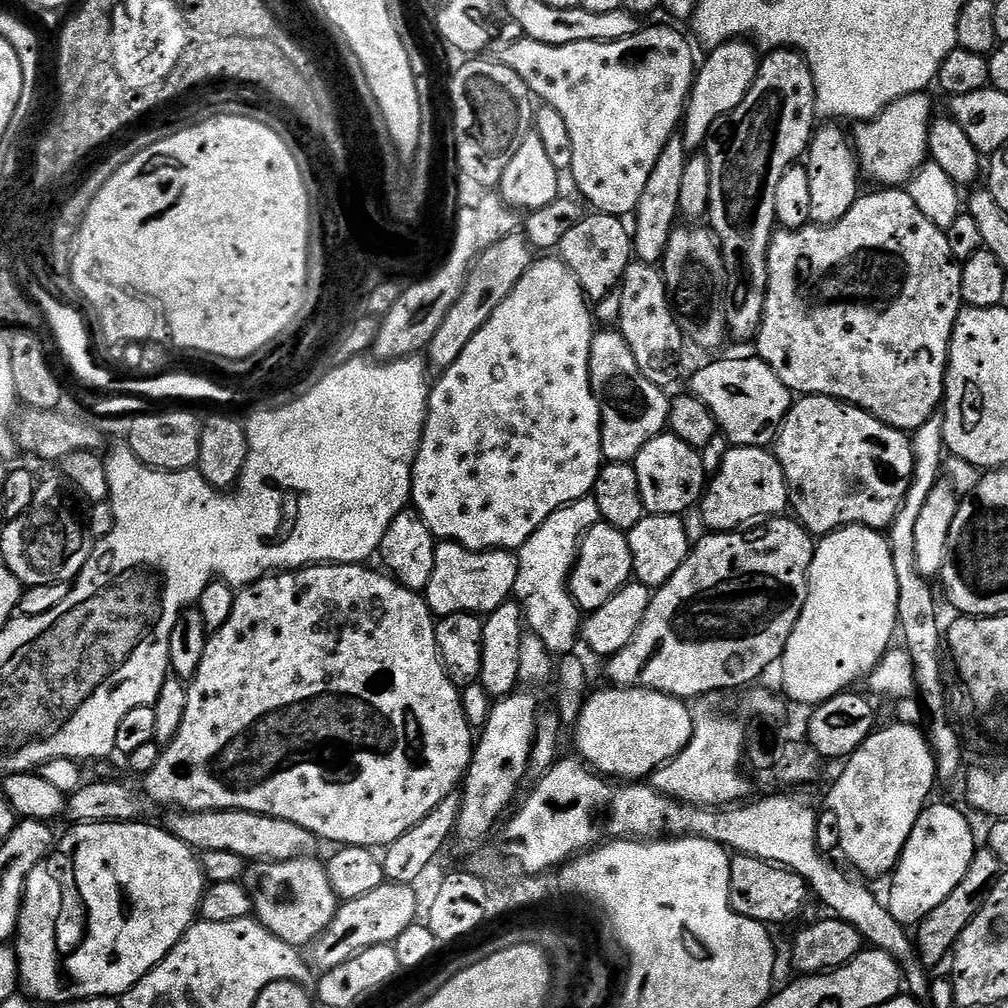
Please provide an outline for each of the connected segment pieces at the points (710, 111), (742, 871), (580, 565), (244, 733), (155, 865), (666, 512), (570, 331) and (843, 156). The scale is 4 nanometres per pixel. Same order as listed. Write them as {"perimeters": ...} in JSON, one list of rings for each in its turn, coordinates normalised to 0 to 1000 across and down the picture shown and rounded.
{"perimeters":[[[[731,38],[705,49],[698,63],[696,60],[687,81],[687,91],[683,95],[677,120],[679,143],[684,149],[697,148],[698,140],[701,139],[708,121],[712,121],[712,117],[728,109],[728,105],[732,105],[732,101],[740,97],[750,76],[750,70],[754,67],[755,57],[750,56],[749,50],[751,51],[741,39]]],[[[730,847],[726,849],[724,859],[724,895],[732,907],[745,913],[751,913],[763,919],[778,917],[786,913],[798,901],[798,896],[804,893],[802,876],[790,865],[765,853],[757,853],[751,849]]],[[[598,518],[588,522],[576,536],[571,558],[563,571],[563,584],[576,608],[593,607],[627,574],[627,551],[622,531]]],[[[311,560],[278,565],[235,586],[228,613],[224,613],[224,617],[207,630],[200,657],[187,679],[185,708],[181,712],[181,720],[177,720],[177,728],[168,738],[162,739],[157,760],[142,771],[143,786],[153,797],[160,798],[163,804],[180,806],[244,804],[284,812],[284,815],[293,815],[308,823],[318,834],[330,833],[333,839],[350,837],[380,843],[415,819],[415,815],[419,815],[419,812],[423,812],[435,796],[457,781],[468,755],[470,724],[462,716],[462,708],[458,704],[457,684],[442,669],[437,656],[433,615],[418,588],[408,587],[380,566],[372,567],[365,563],[369,562]]],[[[112,815],[110,817],[80,817],[70,818],[71,822],[63,830],[57,832],[54,843],[45,849],[34,863],[30,863],[27,873],[24,874],[24,894],[20,896],[20,913],[16,917],[14,939],[18,957],[18,976],[31,991],[37,994],[49,992],[52,996],[63,996],[77,992],[88,992],[98,988],[112,990],[122,989],[124,984],[133,979],[150,960],[157,958],[165,946],[179,934],[181,927],[196,912],[198,895],[202,890],[204,874],[202,858],[199,850],[185,835],[173,831],[166,821],[140,815]]],[[[656,431],[645,435],[631,451],[629,463],[633,470],[633,486],[637,486],[640,509],[649,512],[678,513],[682,504],[693,501],[700,483],[697,454],[691,445],[685,443],[677,435]]],[[[533,257],[518,272],[514,284],[506,288],[499,300],[486,312],[486,315],[462,339],[462,347],[454,351],[454,355],[446,364],[439,366],[437,378],[428,382],[425,390],[425,414],[421,417],[421,430],[417,436],[417,443],[413,446],[413,457],[409,463],[409,494],[408,503],[423,518],[423,522],[433,533],[434,537],[449,536],[452,540],[462,542],[466,546],[481,548],[498,544],[514,546],[554,506],[563,500],[568,500],[584,491],[591,483],[591,475],[599,456],[597,435],[595,434],[595,404],[587,389],[585,379],[585,343],[589,332],[588,307],[581,297],[579,290],[573,284],[573,278],[559,258]]],[[[817,121],[806,132],[806,141],[800,152],[800,166],[804,173],[804,219],[814,224],[826,222],[839,216],[839,208],[847,204],[849,195],[854,193],[853,179],[855,172],[849,158],[849,149],[843,138],[842,132],[836,131],[834,124],[829,121]]]]}

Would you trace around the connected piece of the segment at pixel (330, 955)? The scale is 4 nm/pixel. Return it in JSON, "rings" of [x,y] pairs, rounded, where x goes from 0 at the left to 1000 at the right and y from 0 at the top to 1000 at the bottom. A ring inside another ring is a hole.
{"rings":[[[383,875],[375,879],[375,883],[367,883],[367,887],[359,887],[359,891],[340,894],[334,900],[327,919],[323,919],[321,926],[308,938],[309,959],[320,966],[367,938],[392,937],[395,927],[399,927],[403,919],[414,916],[413,904],[417,901],[417,893],[413,890],[413,883],[408,877]]]}

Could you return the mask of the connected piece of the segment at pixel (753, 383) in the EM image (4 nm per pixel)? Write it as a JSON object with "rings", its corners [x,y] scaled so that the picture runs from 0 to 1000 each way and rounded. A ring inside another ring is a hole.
{"rings":[[[710,357],[694,365],[687,373],[686,392],[690,393],[708,411],[711,426],[723,441],[736,444],[757,444],[769,438],[782,406],[788,400],[788,390],[768,371],[760,358]]]}

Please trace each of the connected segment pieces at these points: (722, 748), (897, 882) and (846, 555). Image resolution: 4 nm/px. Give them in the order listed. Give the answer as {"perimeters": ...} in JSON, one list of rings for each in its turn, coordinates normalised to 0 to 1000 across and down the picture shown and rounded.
{"perimeters":[[[[705,689],[693,691],[687,702],[687,731],[685,736],[672,748],[672,750],[652,762],[645,771],[646,781],[658,790],[665,790],[668,794],[682,796],[691,800],[721,800],[737,795],[743,789],[742,774],[734,767],[734,757],[740,754],[738,732],[740,729],[739,719],[733,718],[726,710],[714,706]]],[[[922,797],[886,862],[879,896],[892,917],[907,919],[933,899],[958,869],[970,840],[961,813],[942,798]]],[[[838,520],[837,523],[822,528],[821,531],[813,533],[812,539],[809,541],[806,557],[804,558],[804,565],[802,566],[802,588],[800,589],[800,597],[796,601],[796,609],[792,613],[792,617],[788,621],[788,625],[784,629],[784,633],[778,642],[778,649],[772,656],[772,664],[774,663],[774,675],[778,678],[776,684],[777,689],[783,695],[786,694],[790,698],[802,698],[801,700],[809,700],[819,696],[823,692],[827,692],[833,687],[842,686],[851,675],[856,676],[862,668],[865,667],[867,661],[871,659],[873,654],[881,648],[882,643],[886,642],[888,632],[891,627],[889,614],[891,613],[891,569],[887,569],[887,554],[883,554],[883,542],[880,535],[870,525],[860,524],[854,520]]]]}

